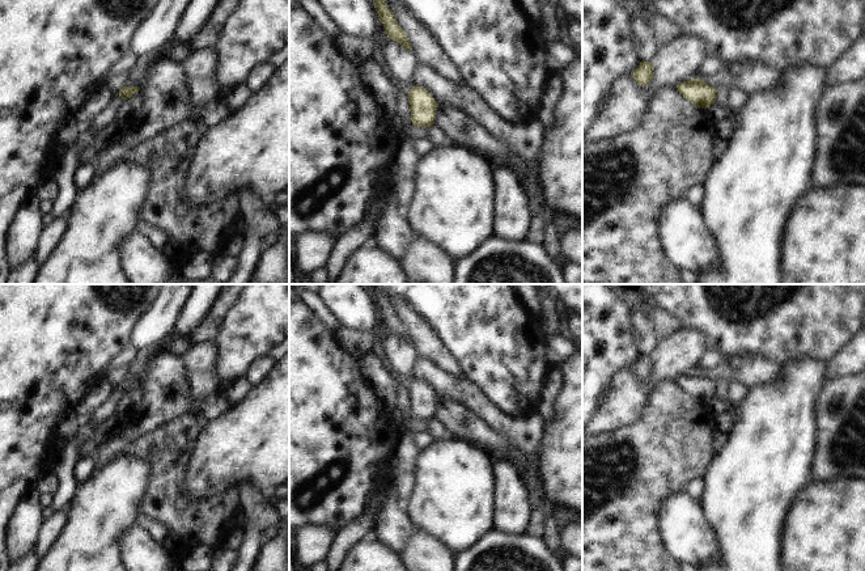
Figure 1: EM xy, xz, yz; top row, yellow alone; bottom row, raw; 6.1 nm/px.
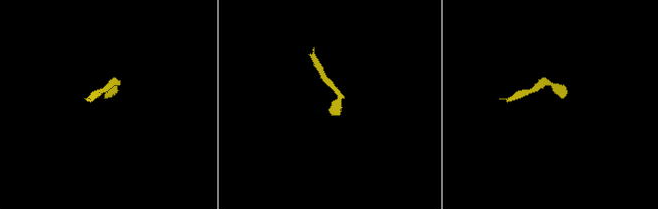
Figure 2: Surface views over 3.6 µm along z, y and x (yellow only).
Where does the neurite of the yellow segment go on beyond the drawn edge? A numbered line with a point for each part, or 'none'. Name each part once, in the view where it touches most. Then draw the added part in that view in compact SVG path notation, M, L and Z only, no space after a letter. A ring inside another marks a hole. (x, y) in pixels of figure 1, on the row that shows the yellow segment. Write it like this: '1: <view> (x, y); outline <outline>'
none

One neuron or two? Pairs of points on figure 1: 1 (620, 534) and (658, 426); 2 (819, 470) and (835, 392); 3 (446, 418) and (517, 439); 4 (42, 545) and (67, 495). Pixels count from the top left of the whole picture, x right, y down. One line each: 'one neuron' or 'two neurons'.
1: one neuron
2: one neuron
3: two neurons
4: two neurons

